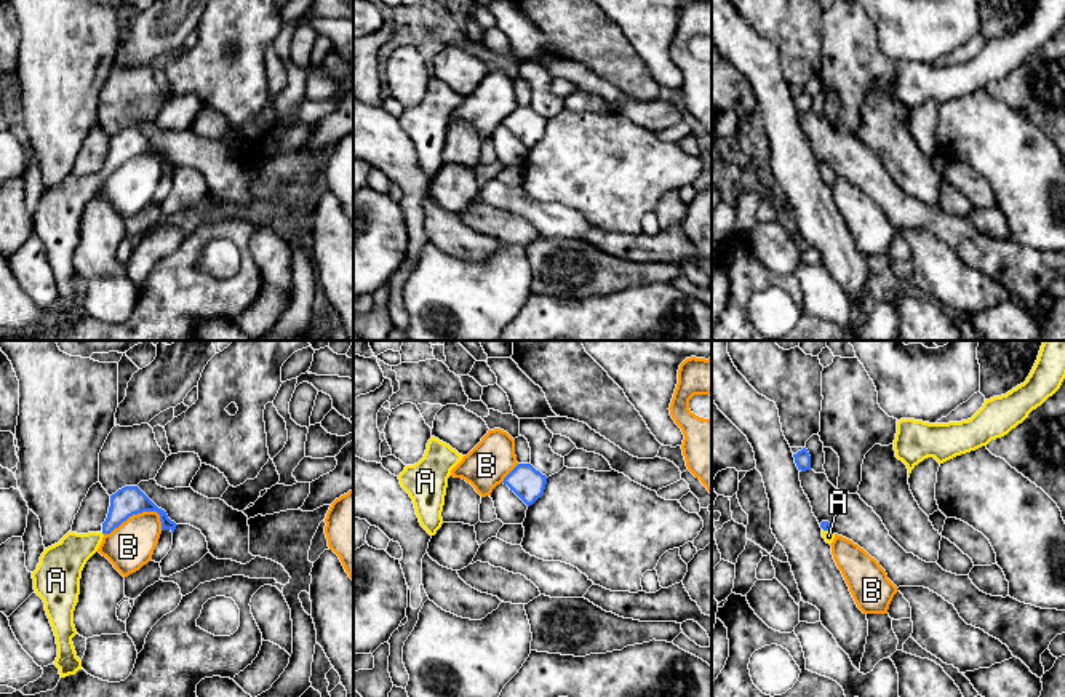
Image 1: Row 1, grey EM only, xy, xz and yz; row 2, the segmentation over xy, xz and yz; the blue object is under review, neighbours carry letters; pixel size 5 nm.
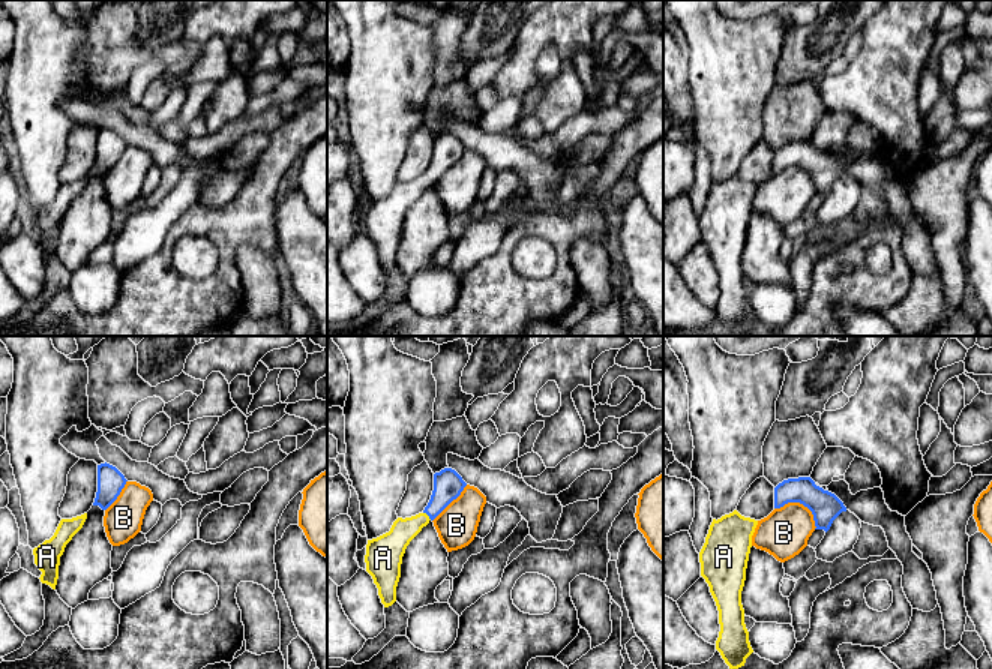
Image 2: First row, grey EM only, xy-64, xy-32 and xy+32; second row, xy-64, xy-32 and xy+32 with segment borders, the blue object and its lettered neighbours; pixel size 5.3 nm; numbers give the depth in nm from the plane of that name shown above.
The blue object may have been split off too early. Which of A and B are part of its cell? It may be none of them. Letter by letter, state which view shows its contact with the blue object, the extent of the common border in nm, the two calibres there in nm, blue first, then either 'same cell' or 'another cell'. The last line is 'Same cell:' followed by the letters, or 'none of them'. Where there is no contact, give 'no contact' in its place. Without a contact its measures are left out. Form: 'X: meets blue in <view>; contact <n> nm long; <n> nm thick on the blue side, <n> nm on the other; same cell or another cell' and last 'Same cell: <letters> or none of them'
A: meets blue in yz; contact 50 nm long; 50 nm thick on the blue side, 50 nm on the other; same cell
B: meets blue in xy; contact 300 nm long; 150 nm thick on the blue side, 240 nm on the other; another cell
Same cell: A

